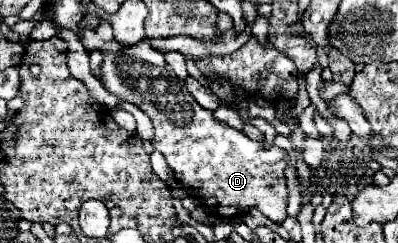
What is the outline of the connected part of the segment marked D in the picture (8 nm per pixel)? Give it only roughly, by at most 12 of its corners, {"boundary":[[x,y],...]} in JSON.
{"boundary":[[106,20],[104,88],[144,110],[210,216],[286,220],[286,150],[200,108],[148,40]]}

